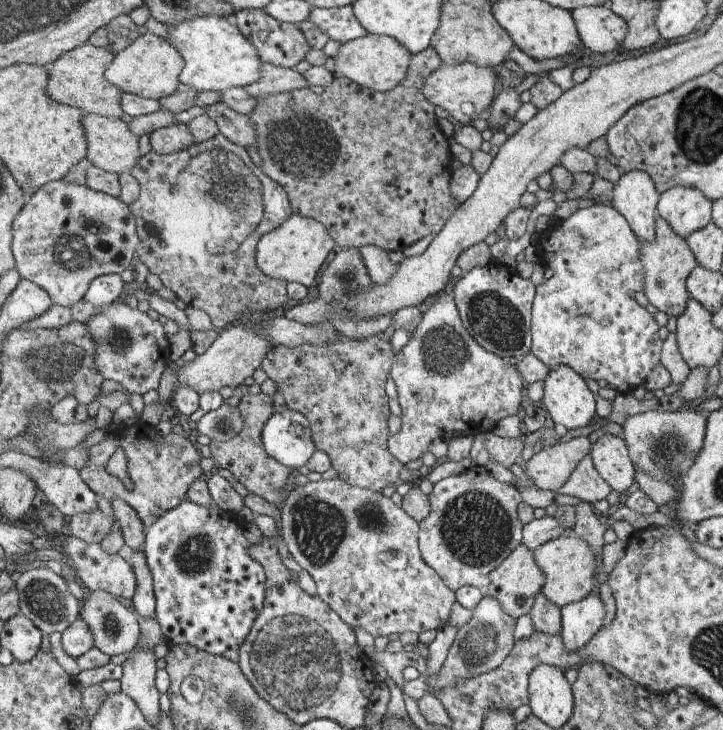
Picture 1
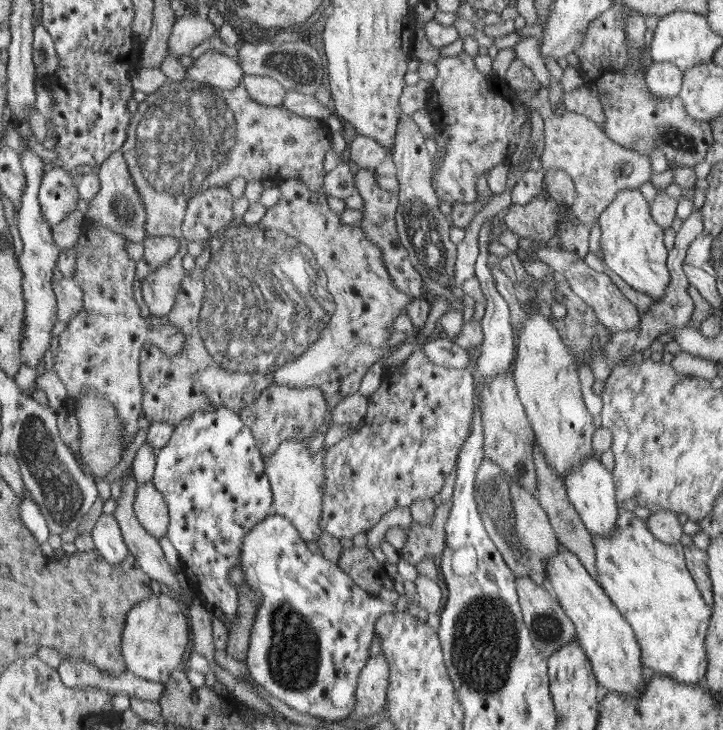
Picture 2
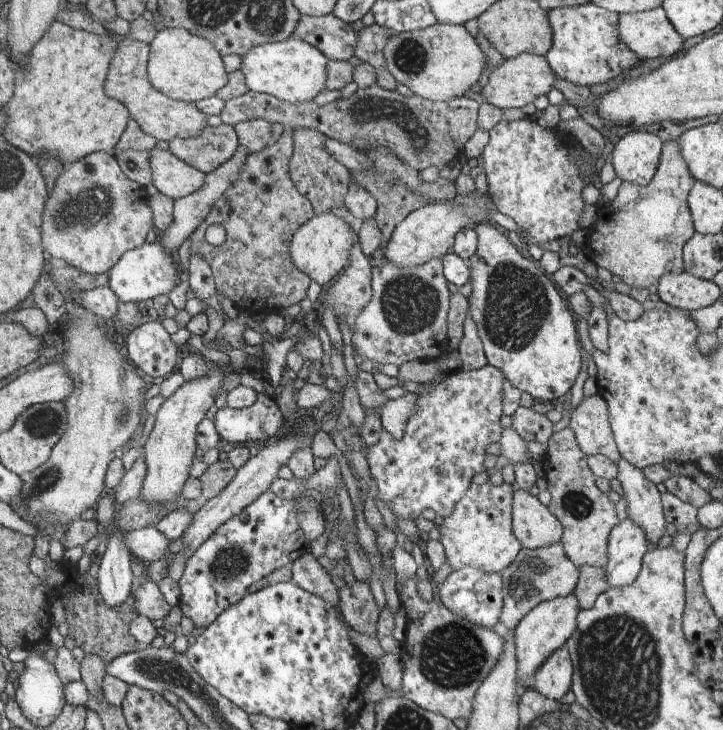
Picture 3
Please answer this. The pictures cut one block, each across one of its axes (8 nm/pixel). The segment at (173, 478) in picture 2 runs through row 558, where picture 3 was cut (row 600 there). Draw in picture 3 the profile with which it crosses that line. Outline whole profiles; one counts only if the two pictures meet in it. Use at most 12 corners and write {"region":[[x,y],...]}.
{"region":[[265,491],[186,560],[178,607],[213,622],[304,552],[297,501]]}

